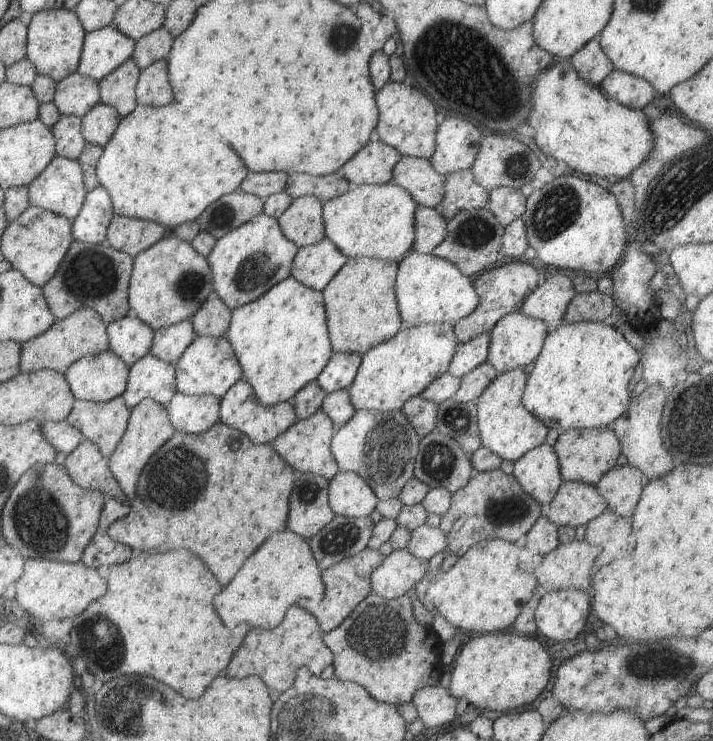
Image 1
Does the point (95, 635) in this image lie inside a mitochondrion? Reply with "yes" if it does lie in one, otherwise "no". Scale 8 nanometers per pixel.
yes

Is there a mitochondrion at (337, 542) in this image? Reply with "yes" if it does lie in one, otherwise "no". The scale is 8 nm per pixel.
yes

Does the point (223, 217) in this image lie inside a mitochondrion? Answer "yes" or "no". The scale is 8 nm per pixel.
yes

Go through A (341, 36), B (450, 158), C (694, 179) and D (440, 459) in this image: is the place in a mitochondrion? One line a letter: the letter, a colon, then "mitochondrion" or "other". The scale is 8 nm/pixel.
A: mitochondrion
B: other
C: mitochondrion
D: mitochondrion

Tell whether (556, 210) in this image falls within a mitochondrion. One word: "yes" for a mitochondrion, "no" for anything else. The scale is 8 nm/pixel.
yes

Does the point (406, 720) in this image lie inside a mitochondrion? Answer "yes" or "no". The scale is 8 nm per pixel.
no

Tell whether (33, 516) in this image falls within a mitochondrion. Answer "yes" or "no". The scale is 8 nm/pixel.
yes

